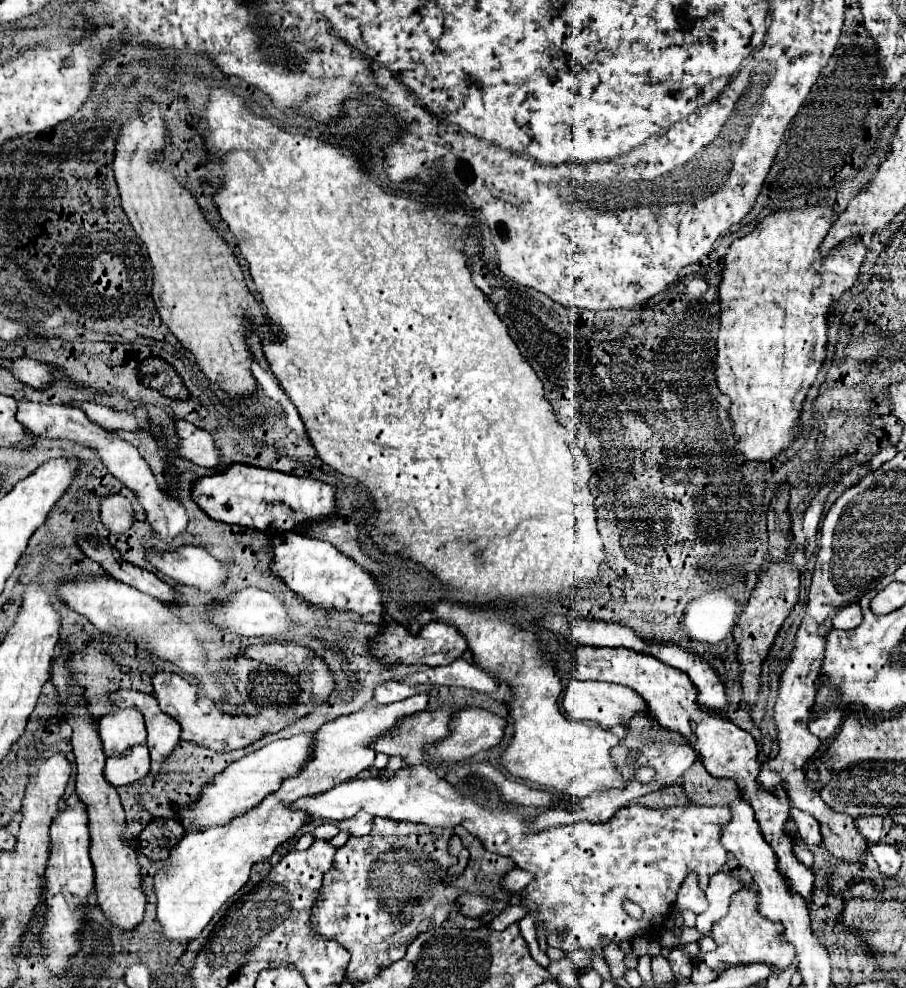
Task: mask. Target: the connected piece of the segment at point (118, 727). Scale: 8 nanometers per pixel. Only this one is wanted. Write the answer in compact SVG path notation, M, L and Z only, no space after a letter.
M114 707L114 713L104 715L100 721L100 739L108 757L124 753L130 745L146 741L144 717L138 709Z

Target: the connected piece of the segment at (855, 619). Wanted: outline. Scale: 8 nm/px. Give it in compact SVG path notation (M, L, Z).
M848 605L848 607L842 607L832 621L834 623L846 623L846 629L852 629L862 621L862 613L858 613L852 605Z

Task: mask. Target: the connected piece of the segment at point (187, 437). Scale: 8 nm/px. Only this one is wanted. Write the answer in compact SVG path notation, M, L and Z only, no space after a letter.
M178 421L176 429L180 437L178 457L190 459L196 465L208 467L208 469L214 469L220 465L220 451L206 429L198 429L186 421Z

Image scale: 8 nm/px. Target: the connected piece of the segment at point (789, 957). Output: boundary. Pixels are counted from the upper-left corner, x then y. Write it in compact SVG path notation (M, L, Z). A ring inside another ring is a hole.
M748 893L748 897L750 899L734 901L734 895L732 895L728 915L712 925L710 935L718 947L704 955L704 963L710 969L724 969L724 967L734 967L734 965L764 961L764 963L772 963L776 971L782 971L794 961L794 949L790 943L782 943L782 925L768 921L758 911L758 893Z

